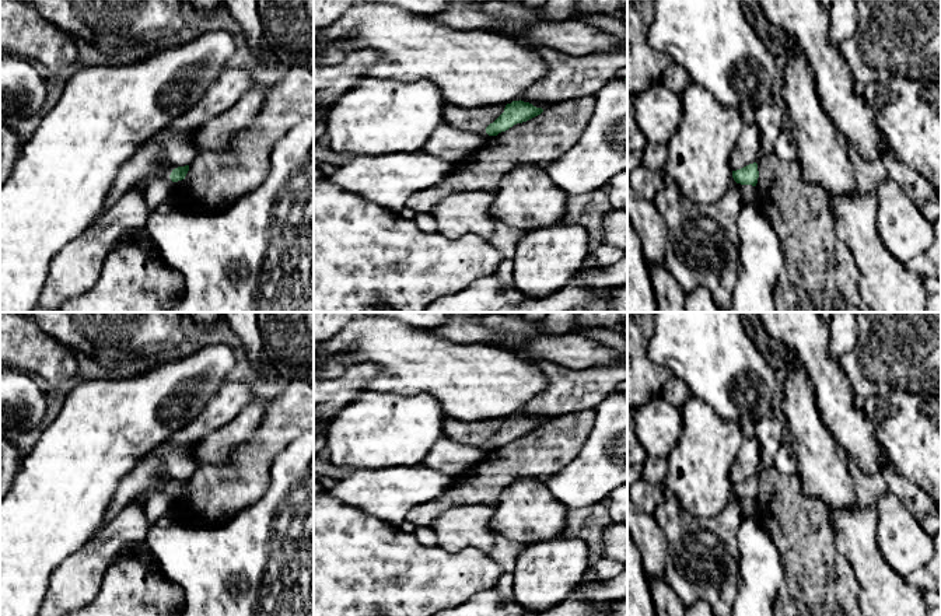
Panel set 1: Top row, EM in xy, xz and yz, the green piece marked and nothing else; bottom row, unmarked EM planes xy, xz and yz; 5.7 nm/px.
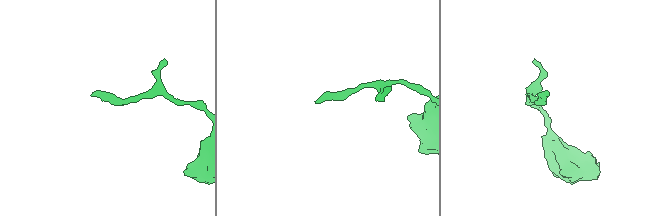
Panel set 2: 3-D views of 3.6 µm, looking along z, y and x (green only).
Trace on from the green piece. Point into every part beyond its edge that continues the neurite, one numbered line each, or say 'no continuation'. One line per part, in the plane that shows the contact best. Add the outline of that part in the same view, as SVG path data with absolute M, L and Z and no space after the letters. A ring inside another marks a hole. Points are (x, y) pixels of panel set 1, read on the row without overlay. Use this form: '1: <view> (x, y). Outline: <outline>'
no continuation

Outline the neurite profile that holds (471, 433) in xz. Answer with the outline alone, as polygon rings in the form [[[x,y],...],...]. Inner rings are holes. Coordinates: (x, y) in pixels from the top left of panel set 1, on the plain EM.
[[[445,417],[444,437],[469,447],[486,447],[486,441],[504,426],[504,421],[506,419],[497,421],[459,421]]]

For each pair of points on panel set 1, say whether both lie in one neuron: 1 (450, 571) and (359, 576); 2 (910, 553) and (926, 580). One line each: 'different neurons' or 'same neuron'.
1: same neuron
2: different neurons

